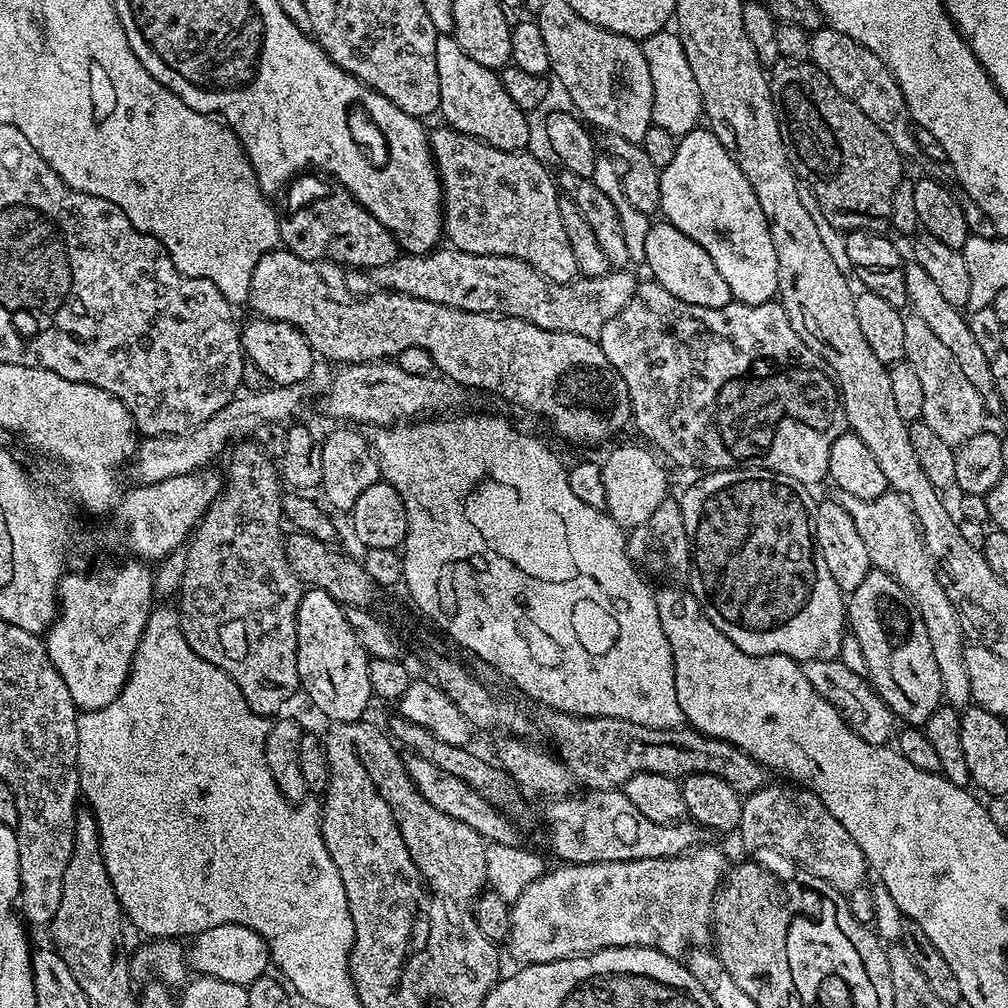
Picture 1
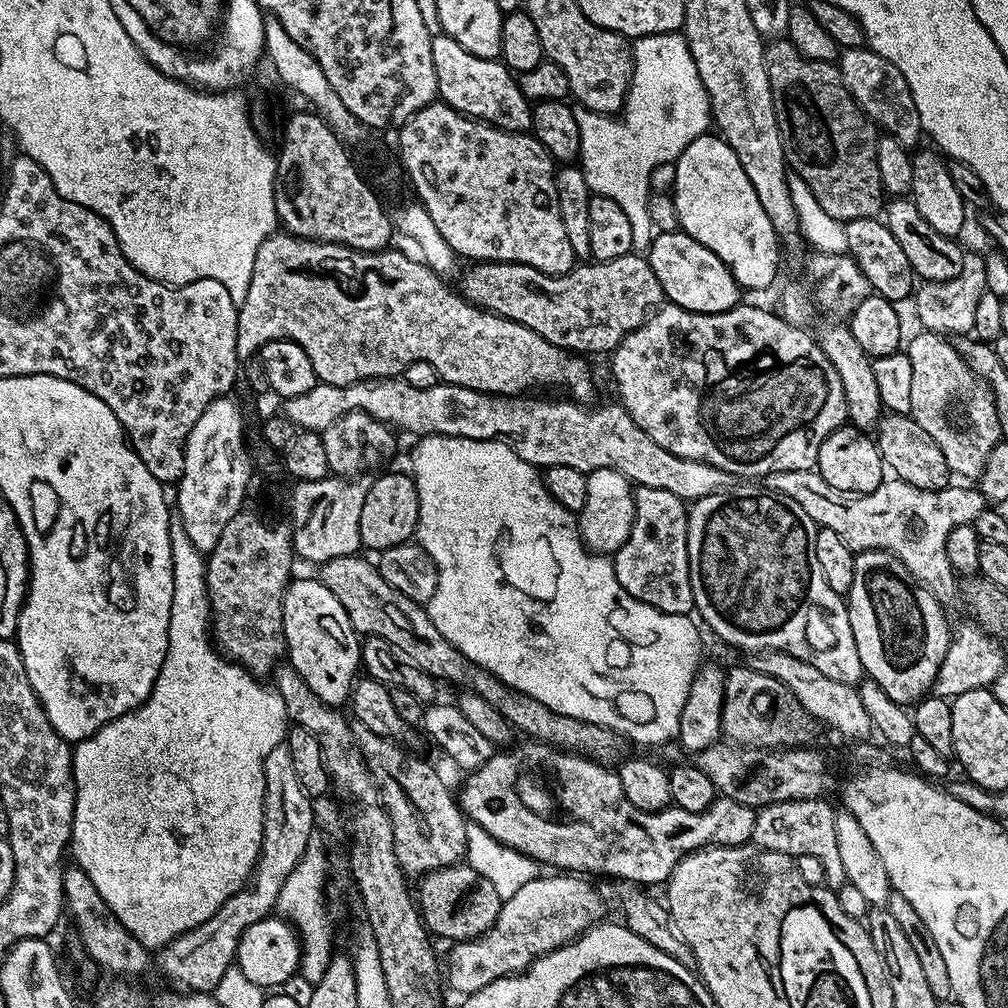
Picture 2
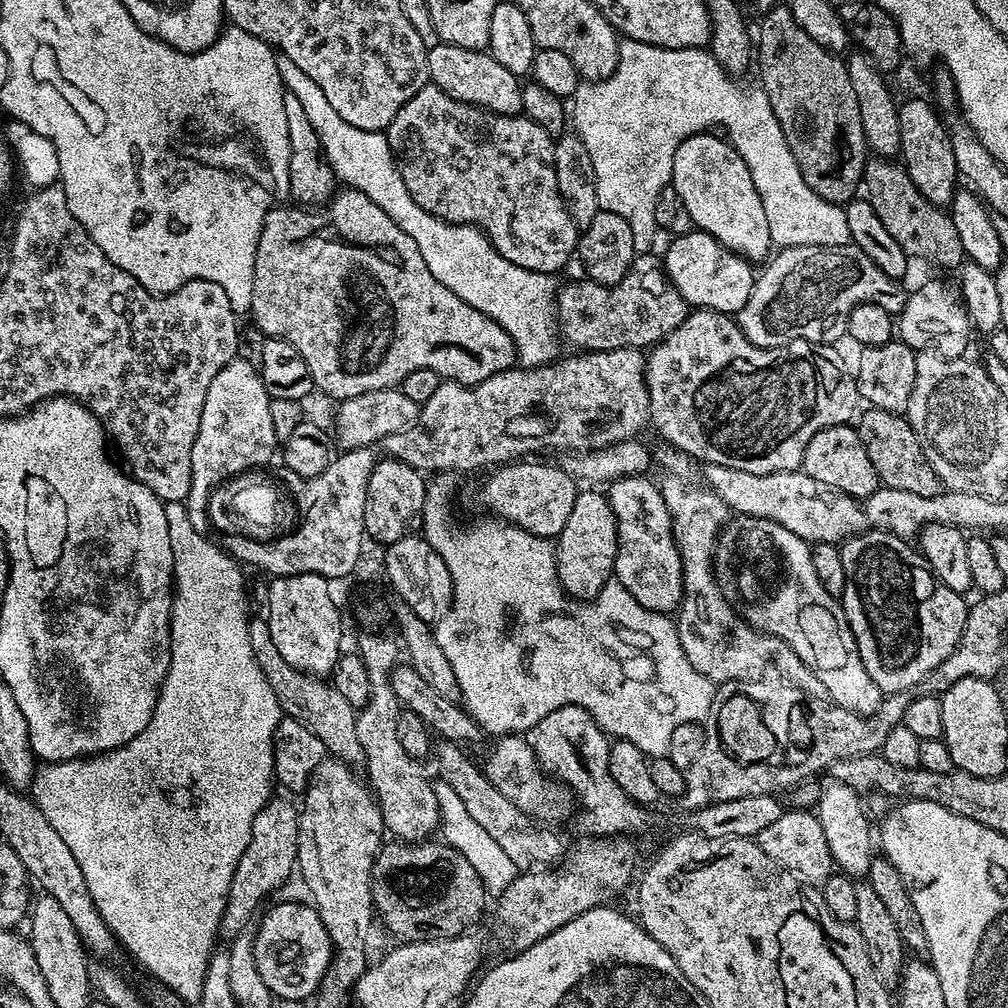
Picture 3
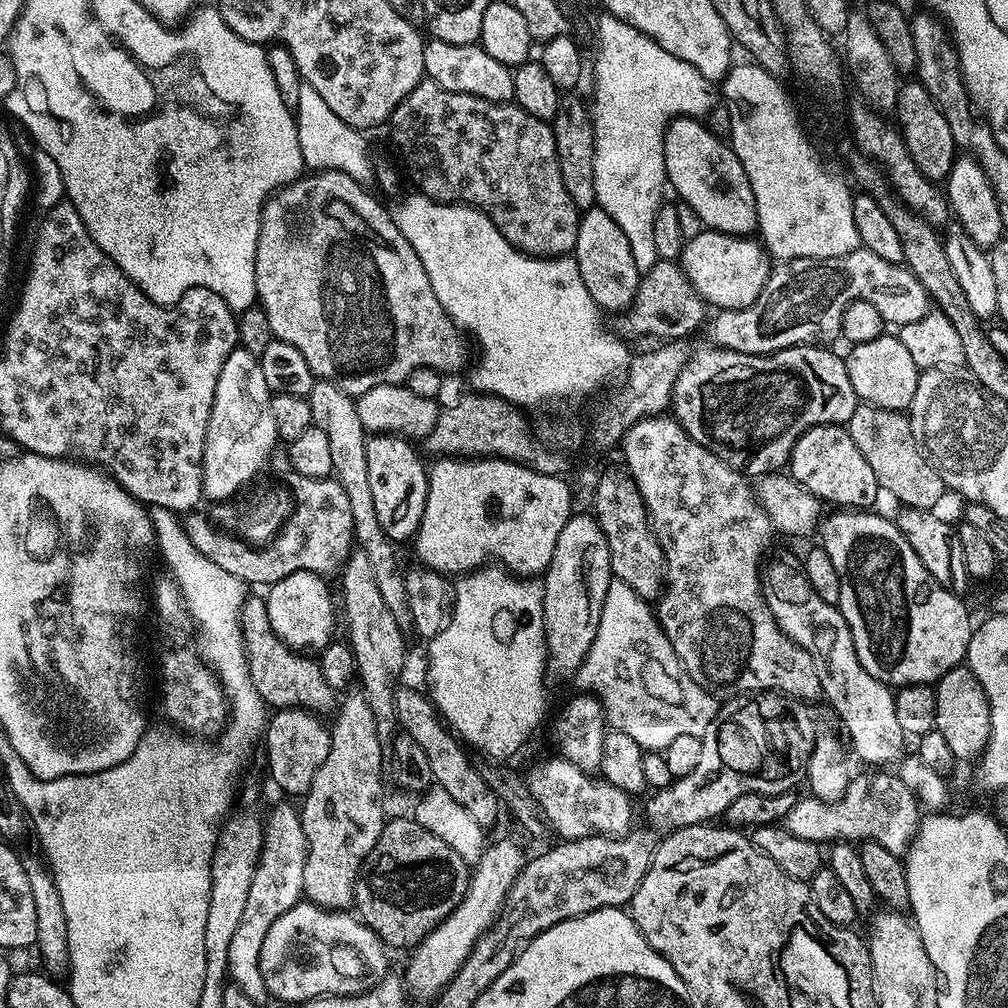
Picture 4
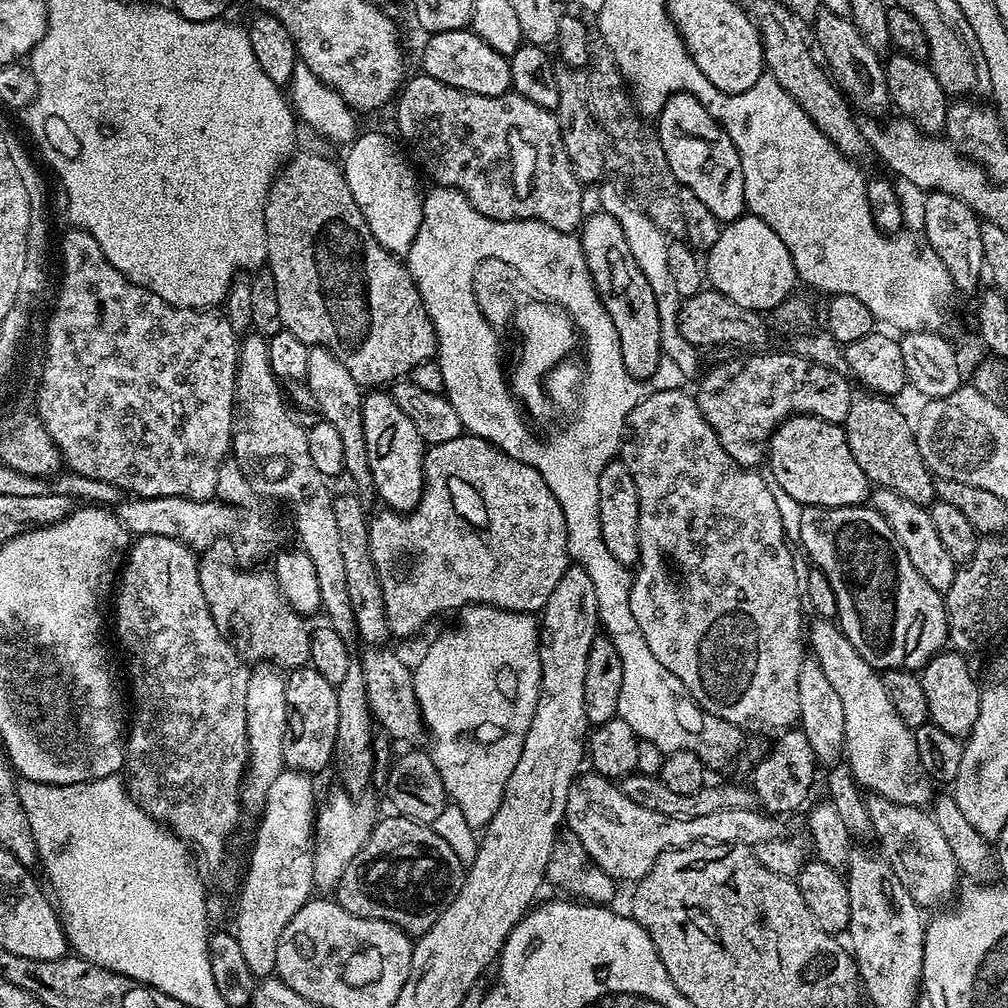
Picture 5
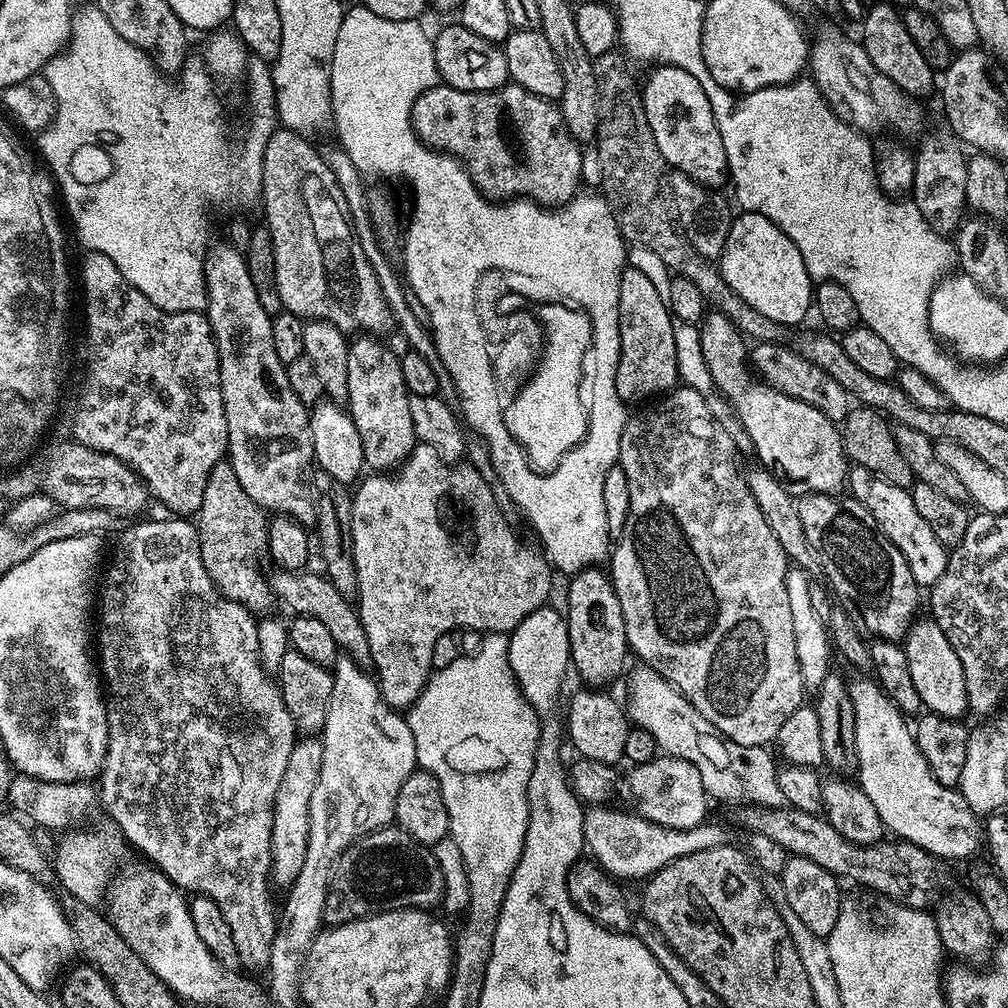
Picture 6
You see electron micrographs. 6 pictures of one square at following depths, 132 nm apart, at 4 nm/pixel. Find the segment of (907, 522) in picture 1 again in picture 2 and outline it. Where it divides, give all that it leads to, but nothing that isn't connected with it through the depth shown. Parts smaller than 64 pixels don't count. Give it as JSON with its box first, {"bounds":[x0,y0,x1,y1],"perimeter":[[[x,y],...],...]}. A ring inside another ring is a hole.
{"bounds":[762,470,986,606],"perimeter":[[[806,470],[775,472],[763,477],[762,484],[767,491],[778,492],[780,495],[798,502],[798,506],[802,506],[802,510],[806,510],[806,514],[810,514],[810,518],[817,526],[826,530],[834,530],[834,534],[838,534],[838,538],[842,538],[842,542],[846,542],[846,546],[850,546],[853,553],[882,550],[894,554],[900,559],[902,566],[906,566],[906,570],[910,570],[912,577],[922,586],[926,586],[926,590],[930,590],[930,594],[934,594],[938,603],[951,606],[955,602],[956,592],[958,596],[958,573],[953,570],[950,560],[946,558],[946,538],[950,538],[950,530],[954,530],[954,526],[973,524],[978,518],[978,514],[982,514],[986,501],[983,494],[975,487],[955,488],[955,486],[949,486],[942,490],[918,490],[918,486],[910,486],[901,480],[888,478],[878,486],[878,490],[856,494],[850,498],[849,493],[834,490],[834,486],[830,486],[824,481],[819,472],[815,470],[811,472]]]}

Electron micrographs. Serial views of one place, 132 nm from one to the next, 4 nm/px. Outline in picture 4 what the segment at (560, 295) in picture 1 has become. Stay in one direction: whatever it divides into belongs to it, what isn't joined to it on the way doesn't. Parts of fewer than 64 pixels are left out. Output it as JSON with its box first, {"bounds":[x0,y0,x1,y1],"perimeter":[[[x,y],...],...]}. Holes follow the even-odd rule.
{"bounds":[626,260,706,341],"perimeter":[[[657,260],[649,272],[640,277],[640,289],[636,291],[636,301],[627,311],[626,317],[632,322],[636,332],[645,332],[648,336],[661,336],[661,341],[683,340],[691,337],[696,327],[706,320],[704,299],[694,290],[686,278],[683,267],[672,260]]]}

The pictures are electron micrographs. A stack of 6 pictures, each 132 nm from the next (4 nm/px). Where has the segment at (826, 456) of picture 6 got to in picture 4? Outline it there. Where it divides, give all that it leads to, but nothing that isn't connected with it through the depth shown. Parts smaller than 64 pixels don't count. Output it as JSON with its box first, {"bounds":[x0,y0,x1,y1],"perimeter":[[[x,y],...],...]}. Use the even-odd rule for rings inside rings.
{"bounds":[787,424,882,510],"perimeter":[[[823,424],[803,432],[792,447],[787,467],[796,483],[825,505],[832,504],[828,506],[868,510],[873,507],[876,495],[882,492],[878,478],[874,478],[874,470],[870,470],[858,446],[854,446],[854,438],[850,438],[847,427],[839,424]]]}

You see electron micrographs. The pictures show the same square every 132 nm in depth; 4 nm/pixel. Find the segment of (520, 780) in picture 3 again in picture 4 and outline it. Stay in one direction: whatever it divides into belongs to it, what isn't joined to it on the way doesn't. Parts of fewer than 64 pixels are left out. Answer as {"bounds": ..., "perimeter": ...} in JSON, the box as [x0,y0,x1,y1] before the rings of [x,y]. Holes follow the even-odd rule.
{"bounds":[530,759,633,840],"perimeter":[[[555,759],[536,777],[531,777],[530,787],[543,819],[557,837],[564,840],[582,840],[591,836],[623,838],[633,831],[633,801],[628,793],[618,790],[618,786],[610,786],[603,778],[582,771],[568,760]]]}

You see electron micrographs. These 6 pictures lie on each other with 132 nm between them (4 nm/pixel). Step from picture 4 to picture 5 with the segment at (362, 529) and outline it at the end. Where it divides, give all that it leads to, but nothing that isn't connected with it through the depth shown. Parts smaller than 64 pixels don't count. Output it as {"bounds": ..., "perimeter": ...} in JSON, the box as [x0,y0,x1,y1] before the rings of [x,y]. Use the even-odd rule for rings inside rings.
{"bounds":[306,347,372,488],"perimeter":[[[309,347],[306,358],[306,383],[318,401],[318,410],[322,410],[322,420],[330,422],[338,438],[342,442],[342,462],[344,472],[360,488],[372,488],[372,475],[370,474],[370,458],[366,458],[366,434],[362,431],[362,406],[365,393],[360,384],[350,378],[346,366],[330,354],[325,348]]]}

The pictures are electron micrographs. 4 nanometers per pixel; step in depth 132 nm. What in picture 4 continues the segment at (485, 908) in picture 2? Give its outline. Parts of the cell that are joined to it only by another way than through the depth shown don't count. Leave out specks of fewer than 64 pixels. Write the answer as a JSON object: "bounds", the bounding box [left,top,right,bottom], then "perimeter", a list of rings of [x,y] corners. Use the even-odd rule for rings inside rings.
{"bounds":[354,819,471,950],"perimeter":[[[389,819],[356,876],[354,908],[389,949],[412,950],[457,908],[469,888],[471,873],[470,866],[442,838],[430,834],[416,819]]]}

